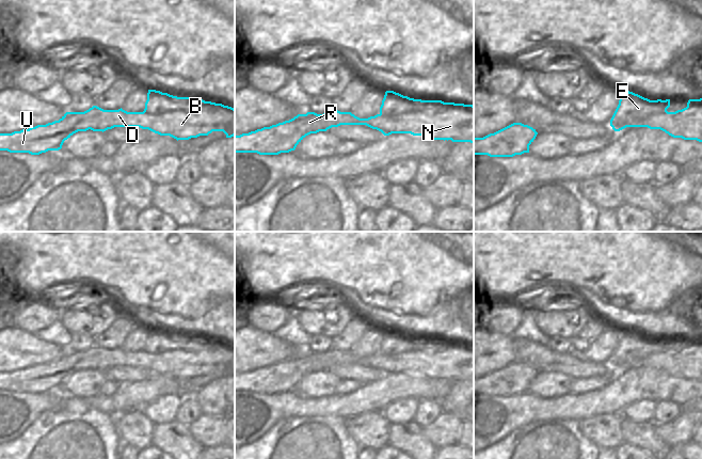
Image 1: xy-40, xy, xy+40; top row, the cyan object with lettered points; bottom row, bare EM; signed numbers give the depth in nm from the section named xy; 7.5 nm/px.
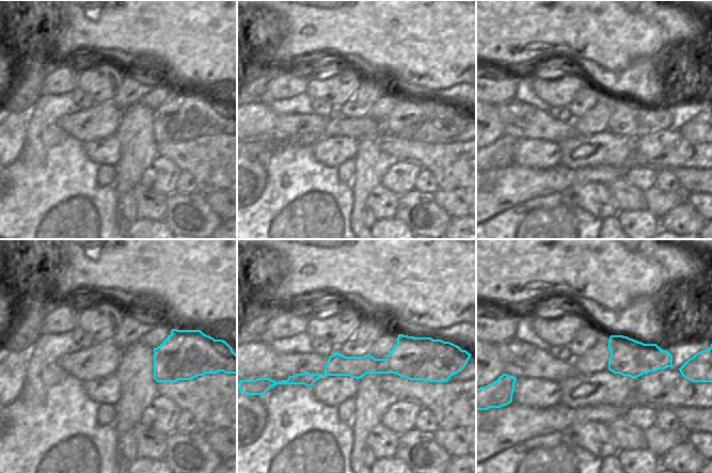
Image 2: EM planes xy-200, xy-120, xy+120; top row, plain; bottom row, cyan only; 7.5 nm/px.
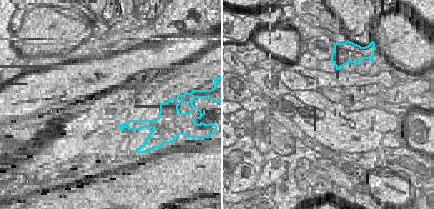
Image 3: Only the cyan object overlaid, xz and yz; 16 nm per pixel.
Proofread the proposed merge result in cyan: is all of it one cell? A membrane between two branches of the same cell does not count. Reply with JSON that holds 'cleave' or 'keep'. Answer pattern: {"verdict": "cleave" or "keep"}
{"verdict": "cleave"}

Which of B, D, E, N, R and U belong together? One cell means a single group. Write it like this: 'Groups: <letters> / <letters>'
Groups: B D N R U / E

